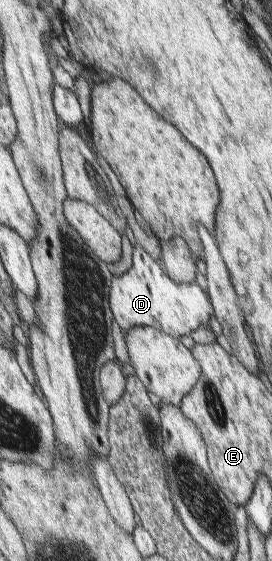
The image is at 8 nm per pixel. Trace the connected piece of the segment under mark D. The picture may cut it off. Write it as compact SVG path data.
M137 244L133 247L131 268L113 279L111 311L124 335L137 326L153 326L176 338L190 335L200 325L209 328L210 317L216 315L207 292L195 283L173 281L160 261L156 261L144 247Z

